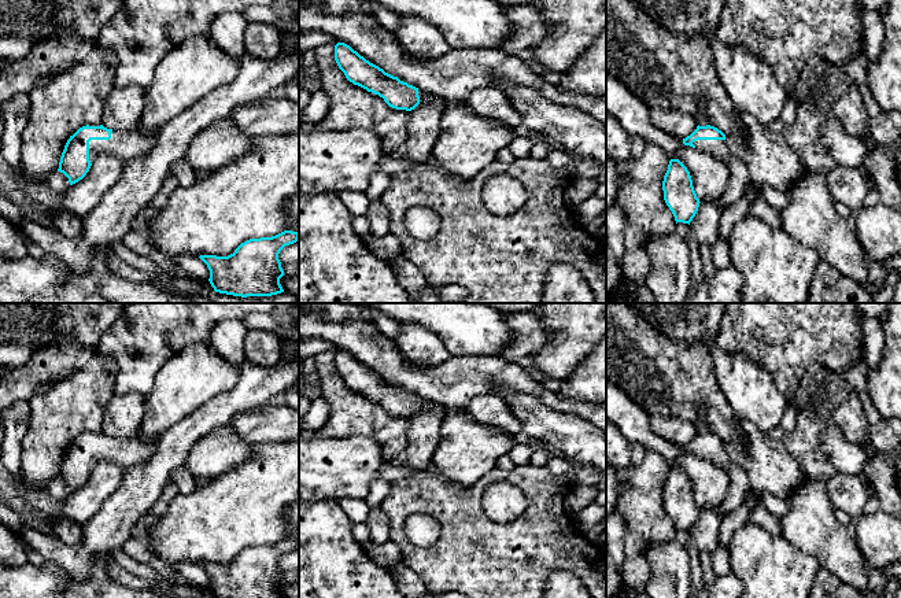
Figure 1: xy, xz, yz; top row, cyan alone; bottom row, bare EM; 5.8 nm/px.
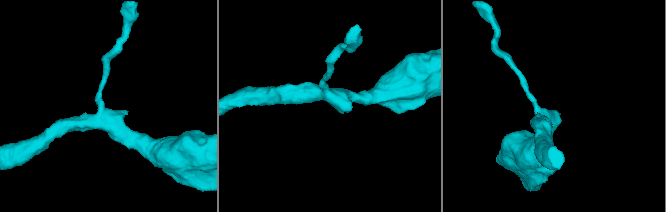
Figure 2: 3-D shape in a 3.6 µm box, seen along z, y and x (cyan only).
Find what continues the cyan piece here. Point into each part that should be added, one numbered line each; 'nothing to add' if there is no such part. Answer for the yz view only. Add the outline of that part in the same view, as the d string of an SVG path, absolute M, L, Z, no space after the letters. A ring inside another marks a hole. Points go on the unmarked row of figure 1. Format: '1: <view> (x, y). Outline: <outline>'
1: yz (717, 456). Outline: M697 447L693 450L695 455L705 459L721 469L727 469L731 464L730 455L725 447Z

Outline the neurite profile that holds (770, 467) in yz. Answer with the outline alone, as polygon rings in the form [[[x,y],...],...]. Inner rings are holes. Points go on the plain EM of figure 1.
[[[735,418],[741,435],[725,442],[731,462],[739,464],[749,477],[752,490],[786,498],[806,477],[798,461],[780,440],[773,440],[754,424]]]

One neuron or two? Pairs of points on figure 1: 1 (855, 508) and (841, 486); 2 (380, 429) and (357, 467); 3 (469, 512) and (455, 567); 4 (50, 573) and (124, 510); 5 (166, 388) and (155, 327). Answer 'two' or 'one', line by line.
1: one
2: two
3: one
4: two
5: two

